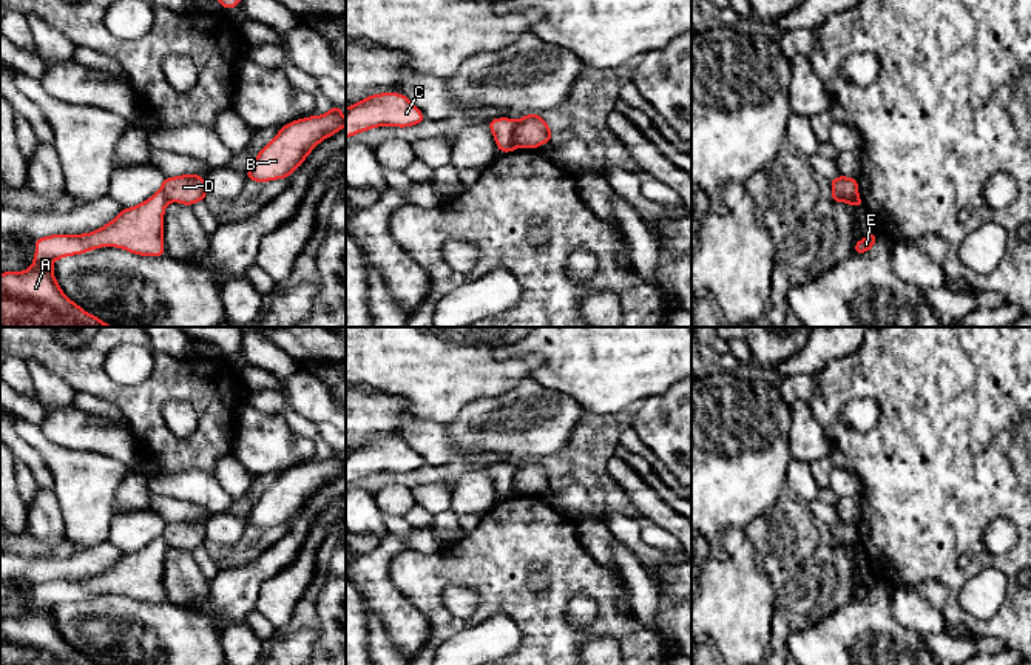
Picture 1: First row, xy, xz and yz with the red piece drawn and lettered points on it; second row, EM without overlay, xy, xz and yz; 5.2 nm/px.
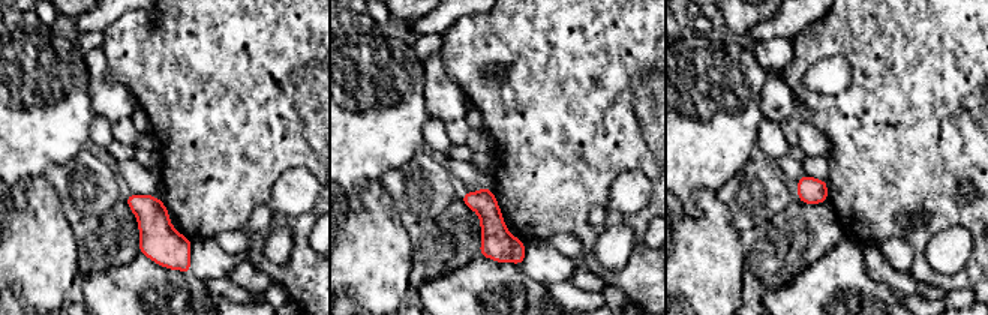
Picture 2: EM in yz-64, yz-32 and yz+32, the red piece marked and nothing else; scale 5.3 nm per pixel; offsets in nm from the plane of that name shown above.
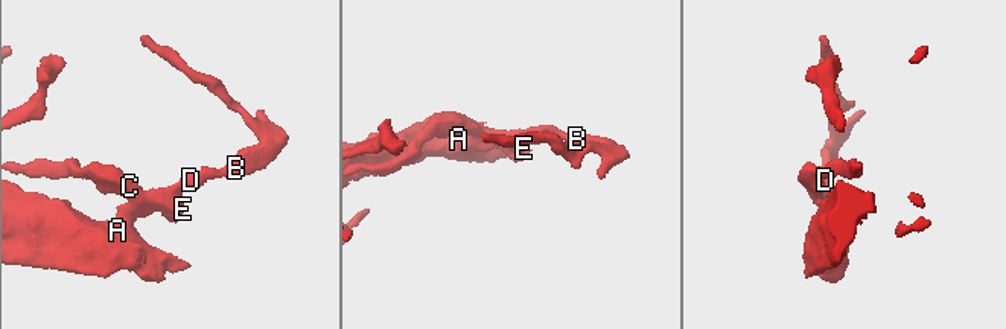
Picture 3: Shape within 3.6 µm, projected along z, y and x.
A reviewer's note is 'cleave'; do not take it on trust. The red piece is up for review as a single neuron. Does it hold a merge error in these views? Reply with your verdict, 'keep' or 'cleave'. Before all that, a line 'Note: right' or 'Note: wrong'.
Note: right
cleave

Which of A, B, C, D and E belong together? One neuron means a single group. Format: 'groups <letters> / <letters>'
groups A C E / B D

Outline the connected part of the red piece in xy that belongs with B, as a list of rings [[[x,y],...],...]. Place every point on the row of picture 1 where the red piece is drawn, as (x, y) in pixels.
[[[341,106],[282,125],[279,133],[256,154],[245,171],[247,181],[264,184],[287,179],[324,139],[346,127]]]

